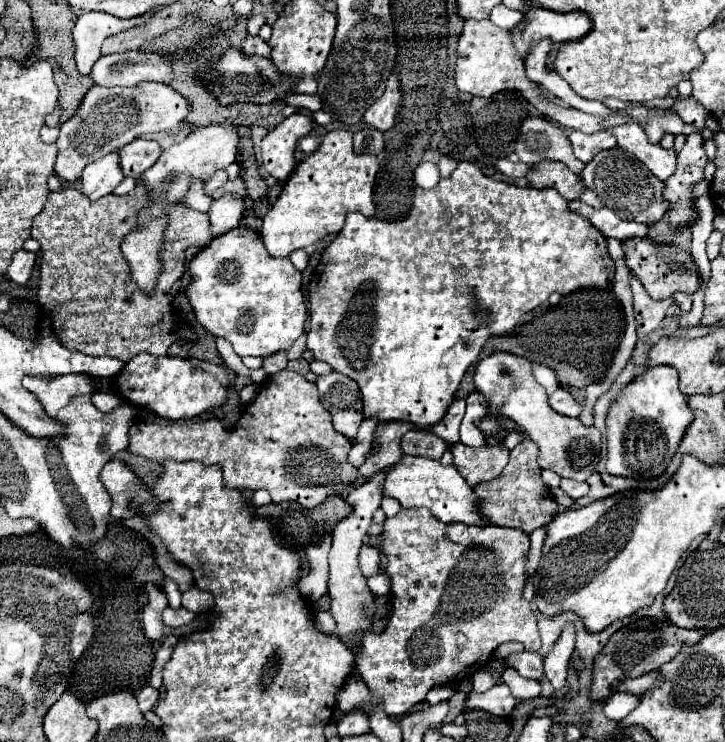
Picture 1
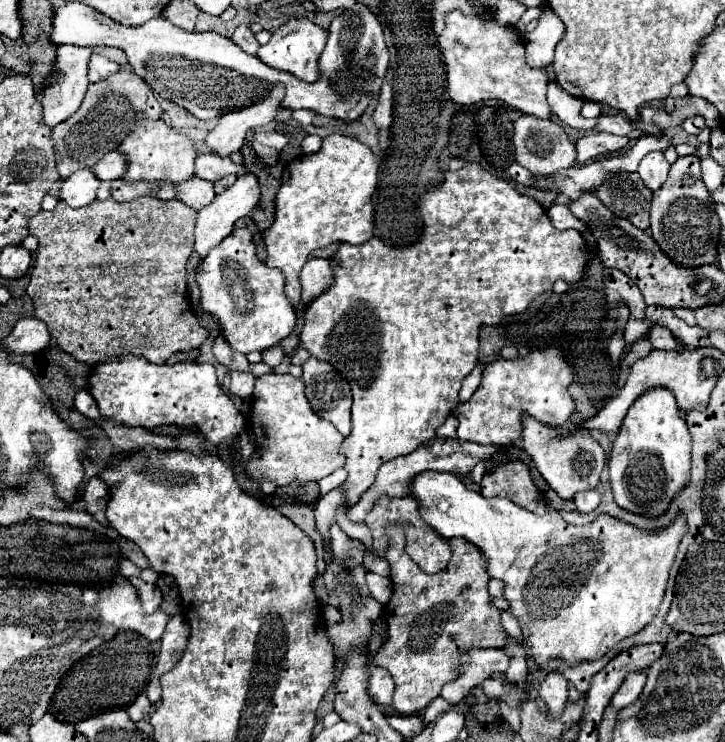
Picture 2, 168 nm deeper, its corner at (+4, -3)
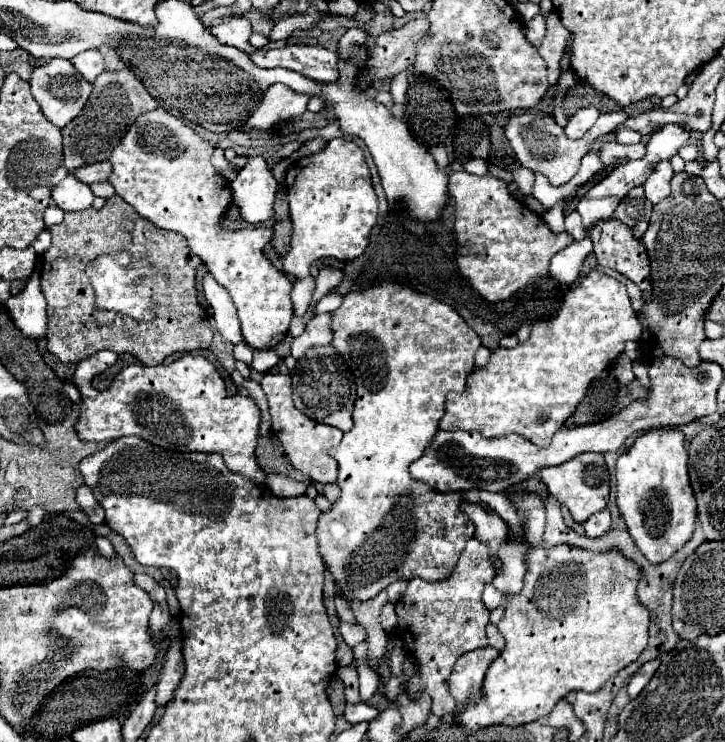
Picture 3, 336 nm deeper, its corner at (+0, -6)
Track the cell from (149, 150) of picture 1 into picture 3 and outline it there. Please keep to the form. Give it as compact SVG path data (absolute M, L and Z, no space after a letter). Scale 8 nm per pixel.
M97 162L97 164L89 164L83 166L81 170L75 170L73 176L85 184L93 184L93 182L103 182L109 180L111 174L111 164L109 162Z

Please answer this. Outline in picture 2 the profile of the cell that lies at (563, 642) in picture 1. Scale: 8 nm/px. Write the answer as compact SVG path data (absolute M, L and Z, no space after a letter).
M551 671L541 683L539 697L547 703L551 717L561 717L561 711L567 703L567 679L561 671Z

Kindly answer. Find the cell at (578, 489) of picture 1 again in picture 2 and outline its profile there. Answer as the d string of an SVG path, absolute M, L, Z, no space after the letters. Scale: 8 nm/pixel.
M593 489L593 491L579 491L579 493L573 497L573 501L575 501L575 505L577 505L577 509L579 509L581 513L593 511L593 509L599 505L599 499L601 499L601 493L599 493L597 489Z

